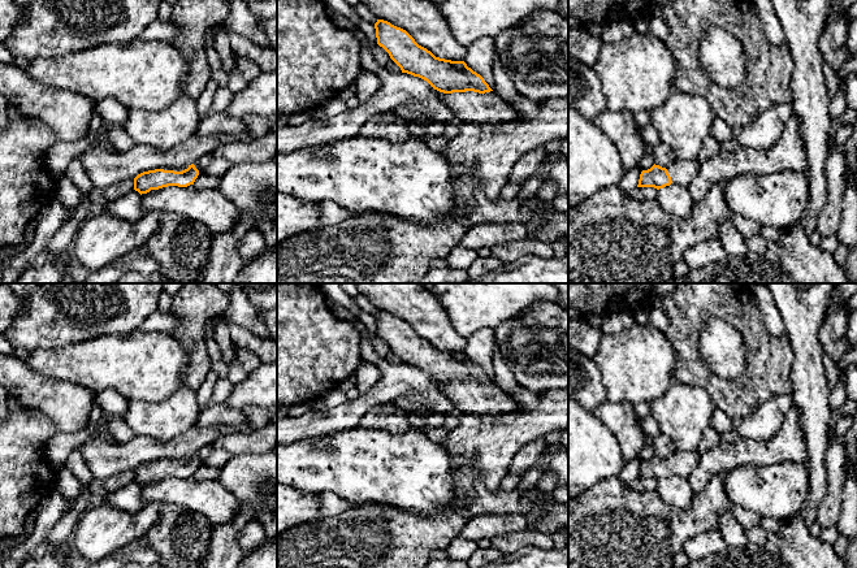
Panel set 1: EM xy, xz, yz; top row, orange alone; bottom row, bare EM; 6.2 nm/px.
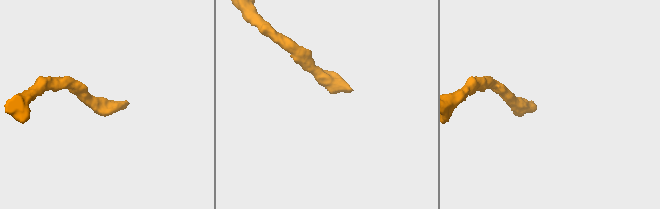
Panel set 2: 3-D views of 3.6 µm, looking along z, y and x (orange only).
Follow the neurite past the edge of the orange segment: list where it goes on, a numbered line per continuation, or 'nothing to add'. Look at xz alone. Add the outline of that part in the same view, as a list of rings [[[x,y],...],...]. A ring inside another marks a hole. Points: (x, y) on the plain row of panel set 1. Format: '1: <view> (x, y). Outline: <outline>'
1: xz (484, 400). Outline: [[[473,382],[446,385],[440,390],[462,413],[493,417],[519,409],[519,404],[495,382],[479,385]]]

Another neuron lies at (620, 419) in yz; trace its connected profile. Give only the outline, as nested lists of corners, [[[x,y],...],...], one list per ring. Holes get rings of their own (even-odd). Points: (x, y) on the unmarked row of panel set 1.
[[[605,400],[594,411],[594,415],[615,437],[623,461],[631,461],[639,456],[645,446],[645,433],[640,425],[635,406],[627,402]]]

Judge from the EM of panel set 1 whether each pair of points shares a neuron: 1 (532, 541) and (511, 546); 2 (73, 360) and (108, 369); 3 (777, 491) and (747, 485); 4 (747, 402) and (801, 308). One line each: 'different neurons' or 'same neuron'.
1: same neuron
2: same neuron
3: same neuron
4: different neurons

